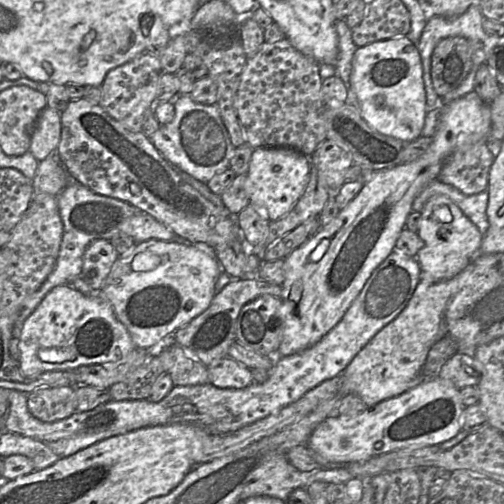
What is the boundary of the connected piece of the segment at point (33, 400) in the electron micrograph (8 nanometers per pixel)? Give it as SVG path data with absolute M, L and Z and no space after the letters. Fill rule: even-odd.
M74 387L39 388L27 394L30 414L42 422L55 422L75 413Z

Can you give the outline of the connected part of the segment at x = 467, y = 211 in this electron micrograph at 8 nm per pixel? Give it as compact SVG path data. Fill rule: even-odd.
M435 179L415 198L412 203L412 210L421 212L426 202L435 195L443 195L449 198L473 222L482 234L486 233L489 227L486 213L489 200L487 190L478 194L466 195L457 188Z

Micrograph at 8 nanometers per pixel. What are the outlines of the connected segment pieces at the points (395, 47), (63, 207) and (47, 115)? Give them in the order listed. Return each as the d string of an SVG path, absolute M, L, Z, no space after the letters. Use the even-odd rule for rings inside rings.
M407 36L356 48L350 86L362 118L376 131L404 141L421 136L428 111L423 68L417 46Z
M71 181L57 196L59 214L63 223L63 235L59 254L56 260L53 275L30 301L24 301L25 307L20 312L13 328L13 337L19 338L22 325L26 318L36 309L46 294L54 287L70 285L81 276L83 257L86 248L95 240L110 241L118 236L130 236L135 243L151 239L171 241L175 233L148 213L116 198L97 194L79 183Z
M47 106L36 121L29 151L39 162L56 152L61 136L61 113Z

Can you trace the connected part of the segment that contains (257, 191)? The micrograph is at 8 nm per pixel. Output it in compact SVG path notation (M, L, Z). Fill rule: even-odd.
M285 147L253 149L245 190L250 203L261 210L267 219L276 221L287 214L303 195L311 170L309 156Z

